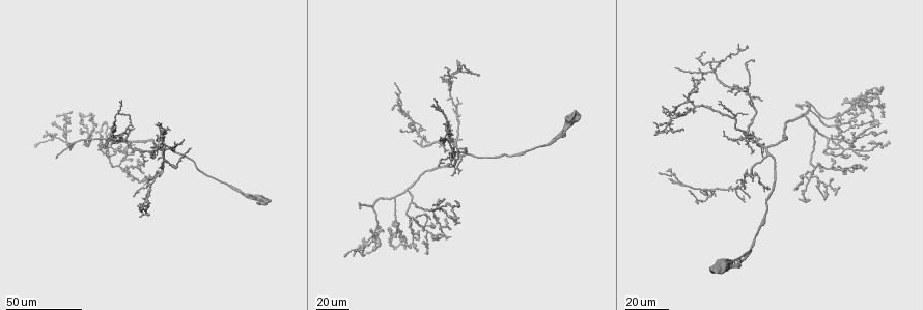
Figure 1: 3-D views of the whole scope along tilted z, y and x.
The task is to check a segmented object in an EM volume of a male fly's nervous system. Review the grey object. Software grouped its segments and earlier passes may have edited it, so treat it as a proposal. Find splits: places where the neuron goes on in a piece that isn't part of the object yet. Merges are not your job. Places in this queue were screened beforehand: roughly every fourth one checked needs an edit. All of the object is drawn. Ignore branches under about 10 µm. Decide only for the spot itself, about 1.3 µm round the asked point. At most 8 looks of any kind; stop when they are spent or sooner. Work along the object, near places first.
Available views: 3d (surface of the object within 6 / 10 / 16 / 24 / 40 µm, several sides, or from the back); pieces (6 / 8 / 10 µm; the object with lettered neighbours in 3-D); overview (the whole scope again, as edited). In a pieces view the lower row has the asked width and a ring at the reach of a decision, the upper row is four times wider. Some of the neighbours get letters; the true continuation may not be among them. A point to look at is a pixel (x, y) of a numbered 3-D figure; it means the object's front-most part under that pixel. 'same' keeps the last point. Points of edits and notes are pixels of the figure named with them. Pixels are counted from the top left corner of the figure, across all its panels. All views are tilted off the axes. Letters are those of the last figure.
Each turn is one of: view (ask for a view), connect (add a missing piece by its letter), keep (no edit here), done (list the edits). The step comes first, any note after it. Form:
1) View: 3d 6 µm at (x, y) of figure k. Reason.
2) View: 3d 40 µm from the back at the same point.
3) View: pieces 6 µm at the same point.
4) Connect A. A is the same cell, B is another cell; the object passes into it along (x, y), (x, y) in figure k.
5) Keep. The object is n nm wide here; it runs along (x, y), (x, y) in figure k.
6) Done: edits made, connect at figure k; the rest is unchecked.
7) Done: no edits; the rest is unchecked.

View: 3d 24 µm at (360, 209) of figure 1. Free end.

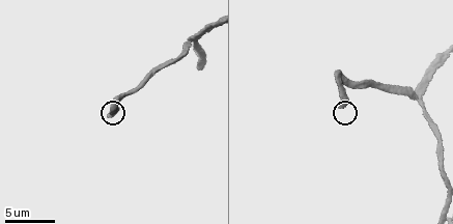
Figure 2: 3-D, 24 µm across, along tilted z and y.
View: pieces 8 µm at (110, 116) of figure 2.

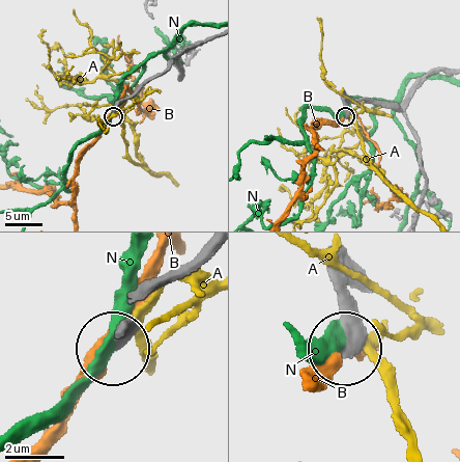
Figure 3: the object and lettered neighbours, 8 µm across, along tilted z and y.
Keep. A, B and N are other cells; no lettered piece goes on from it.

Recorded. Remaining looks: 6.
View: 3d 40 µm at (705, 50) of figure 1. Tapers out.

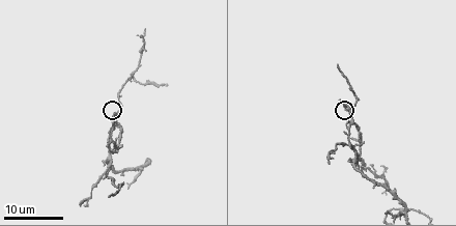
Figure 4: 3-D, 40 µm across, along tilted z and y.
View: pieces 6 µm at (115, 113) of figure 4.

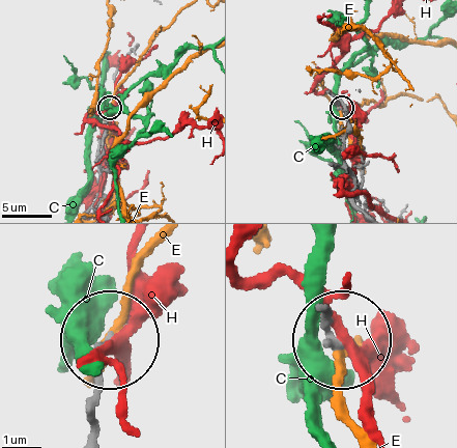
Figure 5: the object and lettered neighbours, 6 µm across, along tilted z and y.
Keep. C, E and H are other cells; it runs along (92, 429), (103, 342) in figure 5; no lettered piece goes on from it.

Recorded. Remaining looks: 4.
View: 3d 40 µm at (752, 153) of figure 1. Branch stops here.

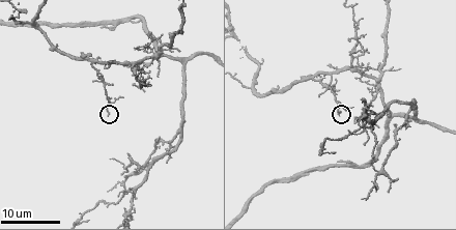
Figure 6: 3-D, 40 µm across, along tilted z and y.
View: pieces 10 µm at (109, 115) of figure 6.

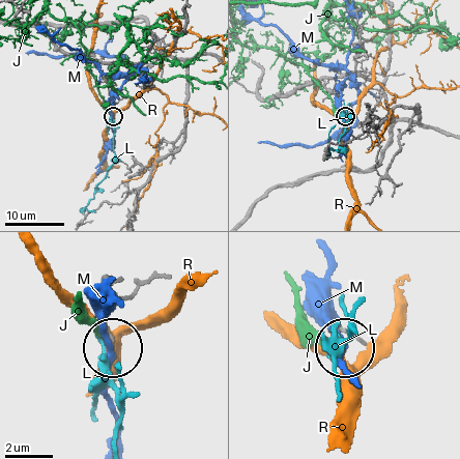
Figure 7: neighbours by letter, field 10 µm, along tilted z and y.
Keep. J, L, M and R are other cells; no lettered piece goes on from it.

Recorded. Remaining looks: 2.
View: 3d 24 µm at (849, 140) of figure 1. Branch stops here.

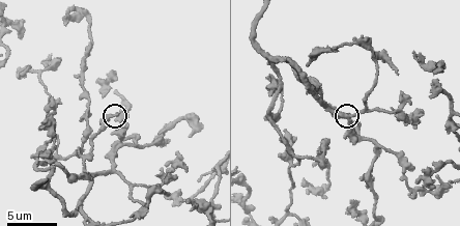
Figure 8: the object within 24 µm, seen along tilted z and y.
View: pieces 8 µm at (118, 115) of figure 8. What lies round it.

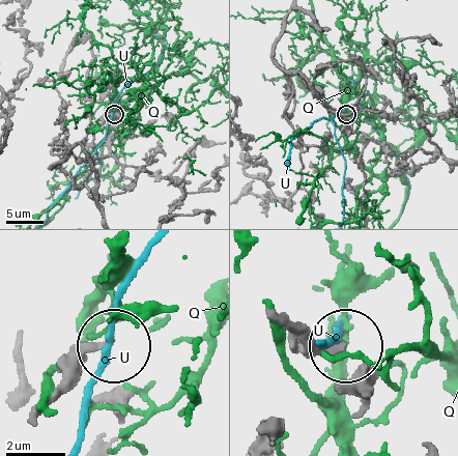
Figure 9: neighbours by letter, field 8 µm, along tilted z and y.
Keep. Q and U are other cells; it runs along (287, 326), (339, 347) in figure 9; none of them fits.

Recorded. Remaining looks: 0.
Done: no edits; the rest is unchecked.

